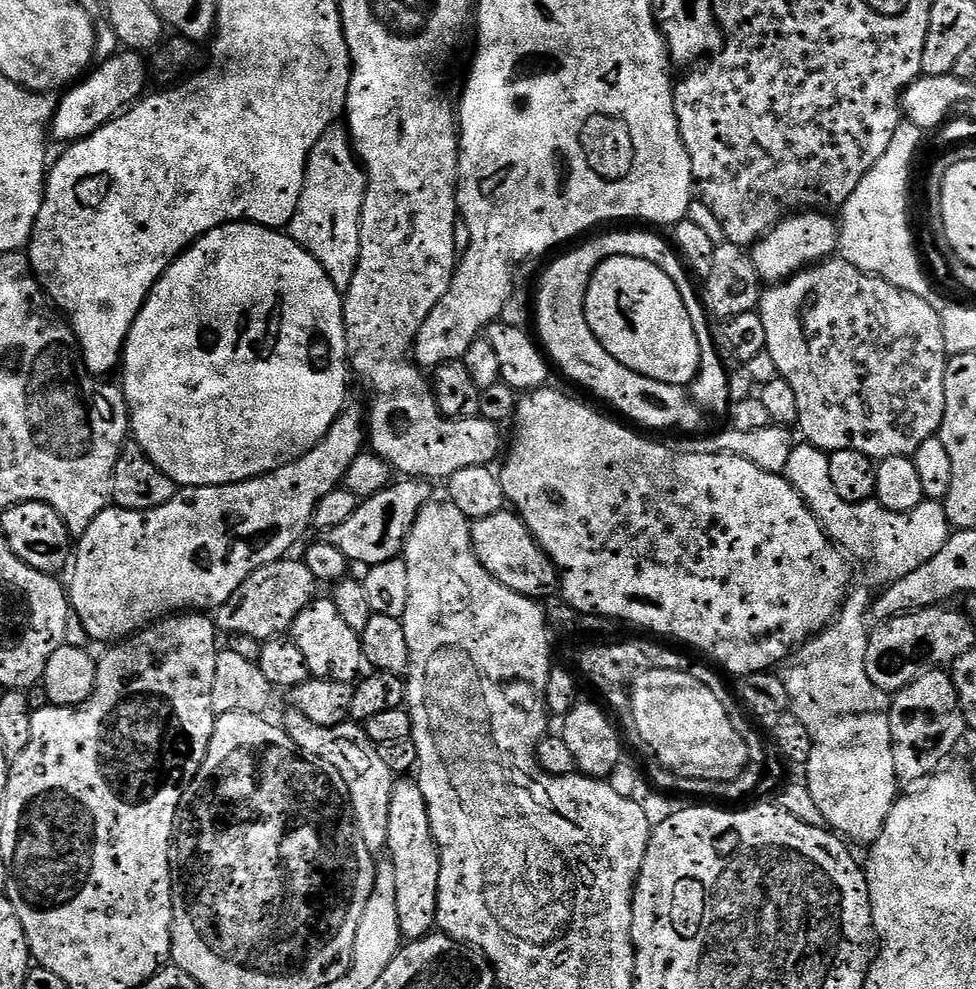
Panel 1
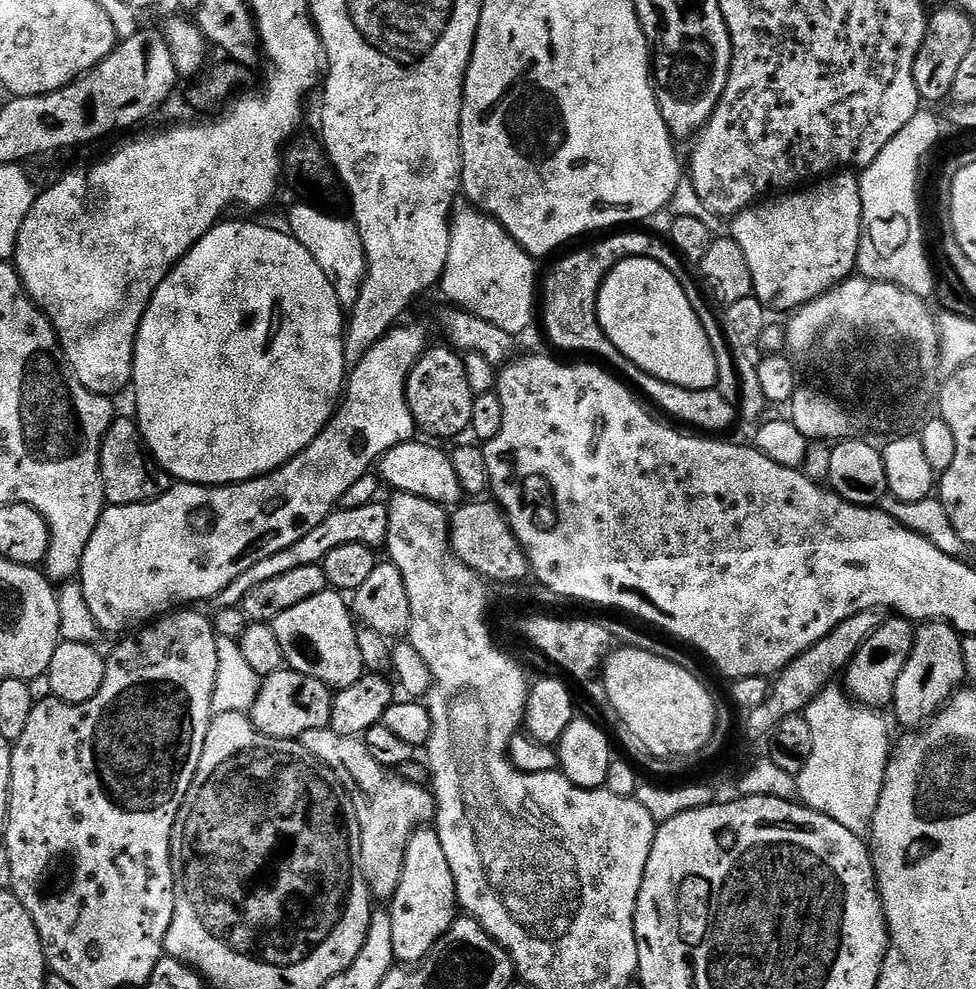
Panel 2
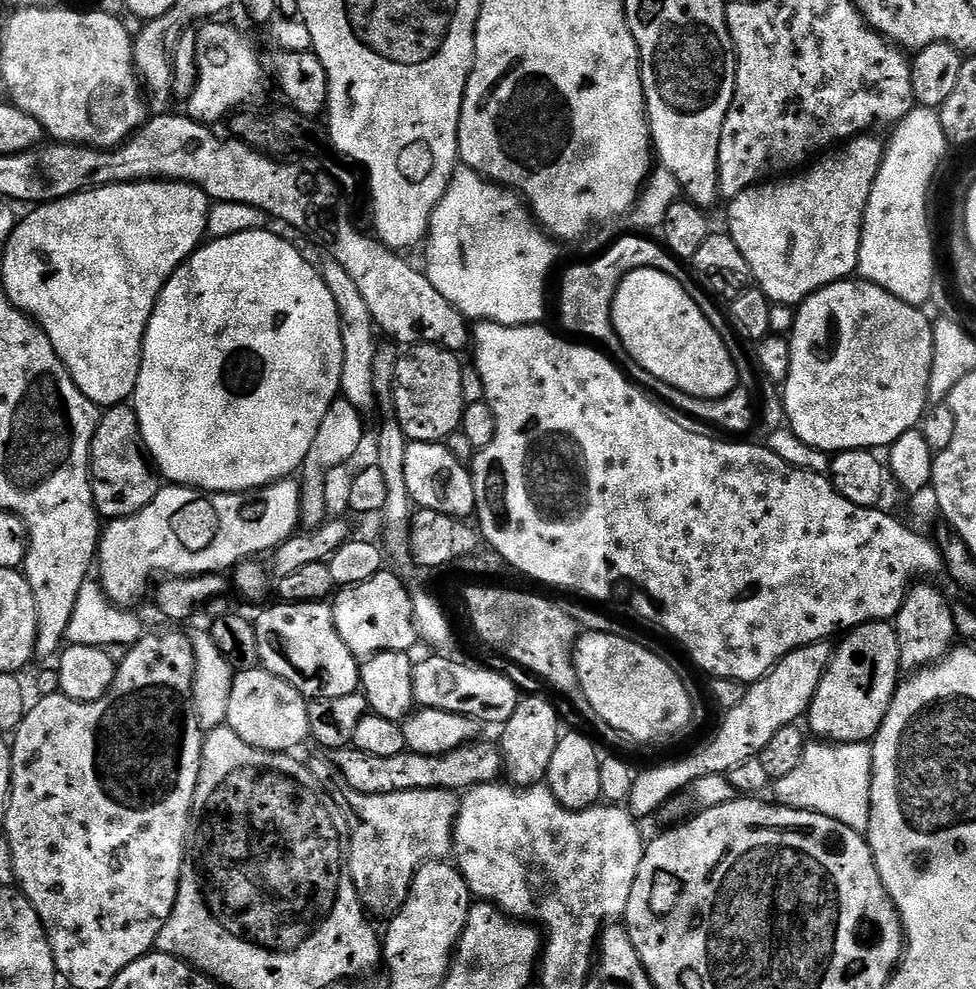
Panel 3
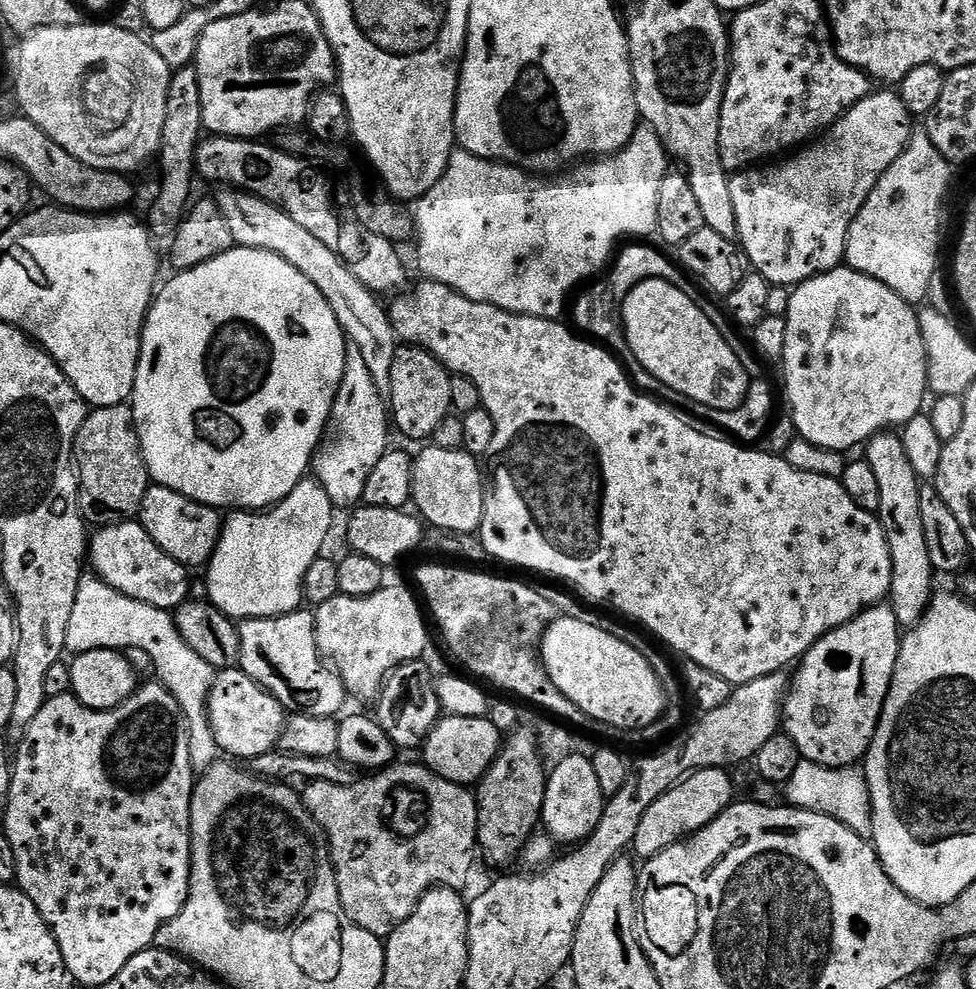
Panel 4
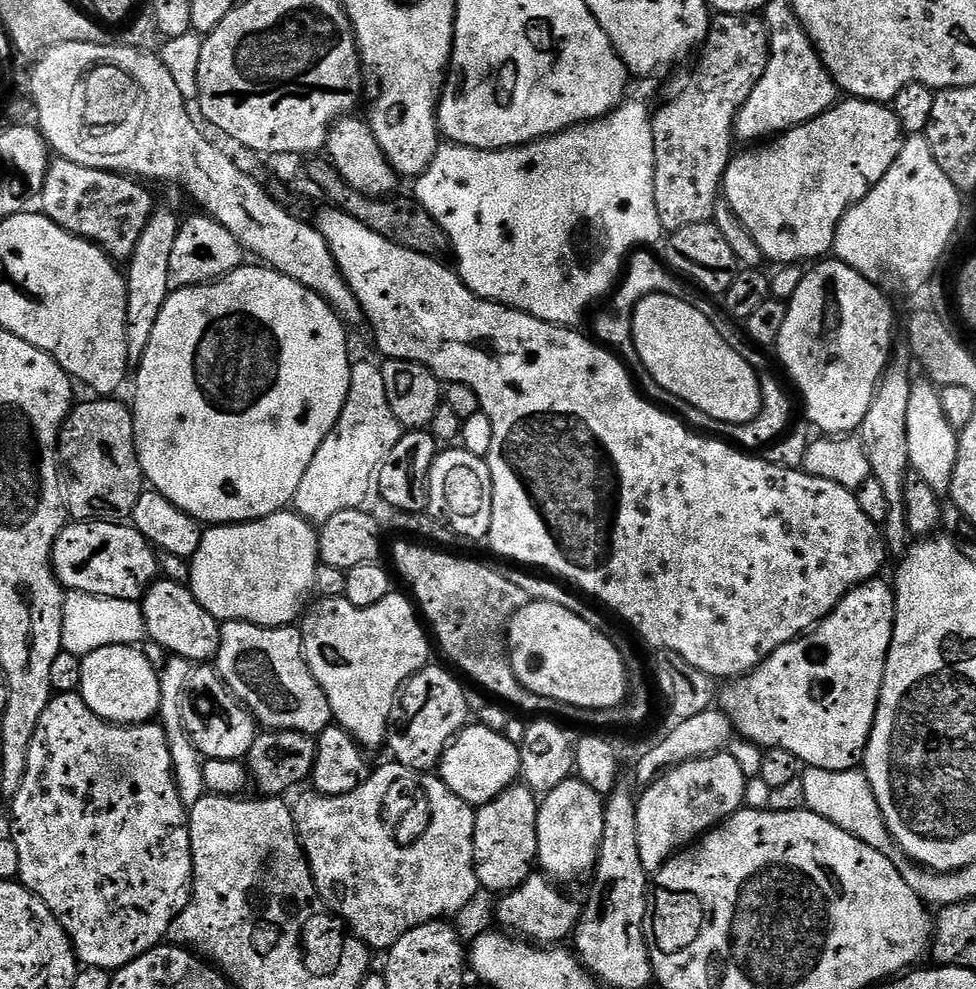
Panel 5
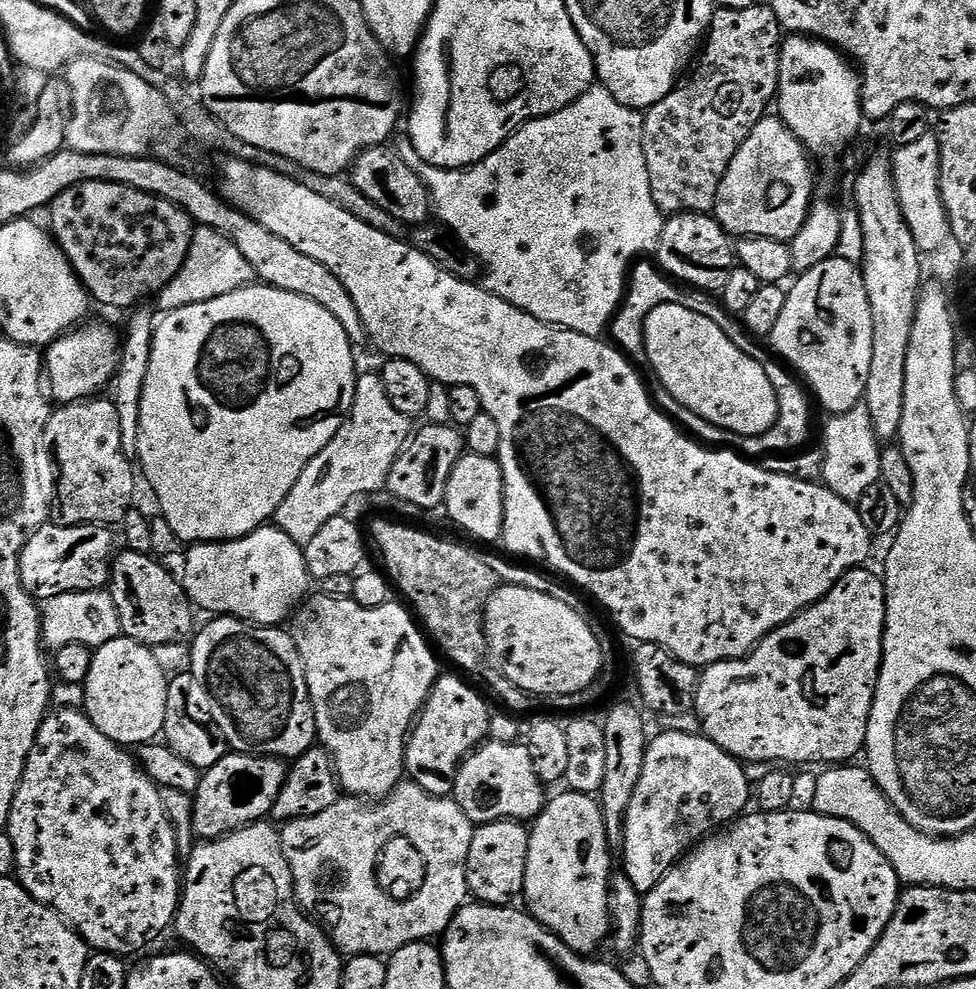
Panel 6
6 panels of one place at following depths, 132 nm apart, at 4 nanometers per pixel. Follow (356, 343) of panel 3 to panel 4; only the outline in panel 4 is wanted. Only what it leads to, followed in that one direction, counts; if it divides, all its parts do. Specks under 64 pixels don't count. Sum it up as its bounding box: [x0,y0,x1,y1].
[314,344,390,510]

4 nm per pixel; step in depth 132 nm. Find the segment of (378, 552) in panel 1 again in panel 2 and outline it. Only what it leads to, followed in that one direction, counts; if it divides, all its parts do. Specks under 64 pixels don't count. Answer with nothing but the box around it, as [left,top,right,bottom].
[210,502,388,610]

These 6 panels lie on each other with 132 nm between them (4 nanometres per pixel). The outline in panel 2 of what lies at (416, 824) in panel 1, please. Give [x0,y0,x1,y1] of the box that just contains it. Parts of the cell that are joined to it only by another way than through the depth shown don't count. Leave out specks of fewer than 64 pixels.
[390,826,458,966]

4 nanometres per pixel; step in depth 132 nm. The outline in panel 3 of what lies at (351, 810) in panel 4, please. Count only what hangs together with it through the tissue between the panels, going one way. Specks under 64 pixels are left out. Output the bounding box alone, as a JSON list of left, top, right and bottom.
[346,790,457,918]

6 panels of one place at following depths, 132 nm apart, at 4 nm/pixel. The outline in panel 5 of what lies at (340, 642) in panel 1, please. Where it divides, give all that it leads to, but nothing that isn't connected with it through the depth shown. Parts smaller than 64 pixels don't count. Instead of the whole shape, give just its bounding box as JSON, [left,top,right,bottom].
[214,620,333,737]

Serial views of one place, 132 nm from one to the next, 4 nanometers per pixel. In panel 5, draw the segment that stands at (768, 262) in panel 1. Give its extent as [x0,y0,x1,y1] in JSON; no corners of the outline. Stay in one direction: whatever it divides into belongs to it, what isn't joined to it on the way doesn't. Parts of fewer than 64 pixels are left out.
[722,98,906,266]

